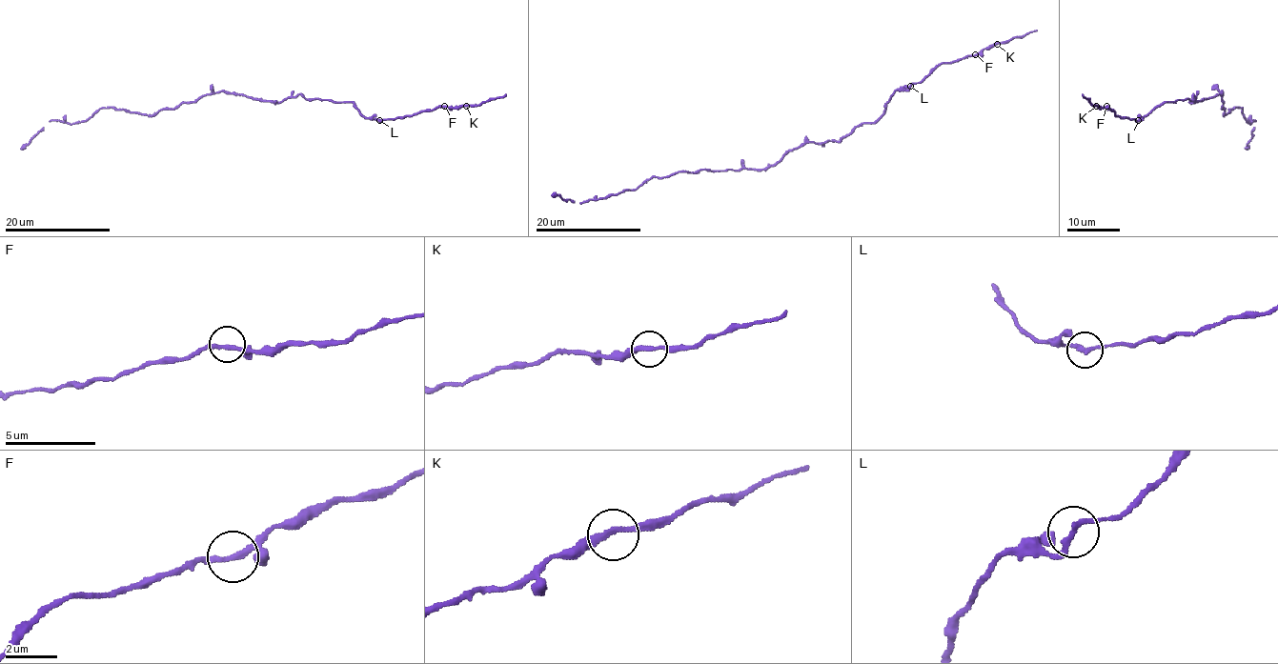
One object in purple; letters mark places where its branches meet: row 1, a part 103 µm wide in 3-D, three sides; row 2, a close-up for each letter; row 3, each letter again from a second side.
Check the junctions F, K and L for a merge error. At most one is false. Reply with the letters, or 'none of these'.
none of these

